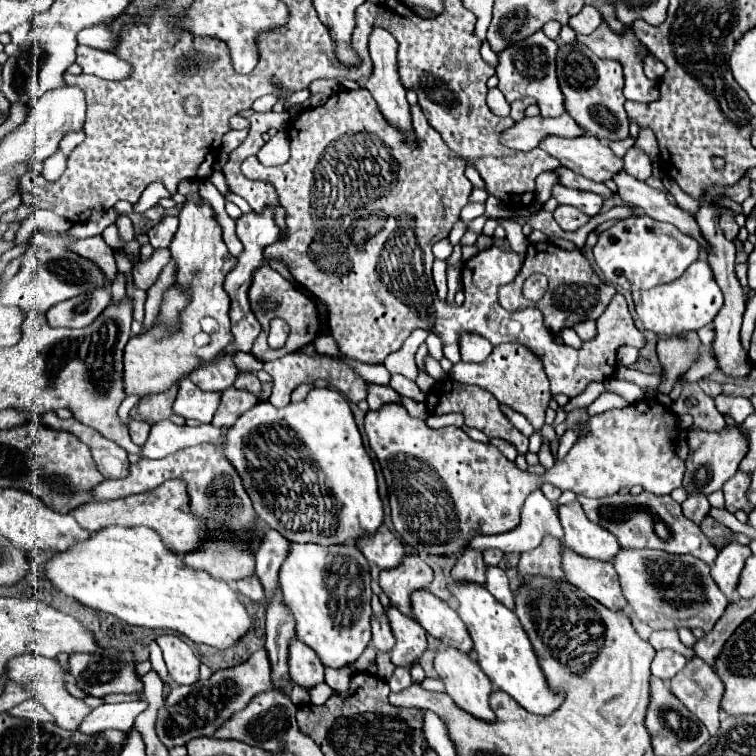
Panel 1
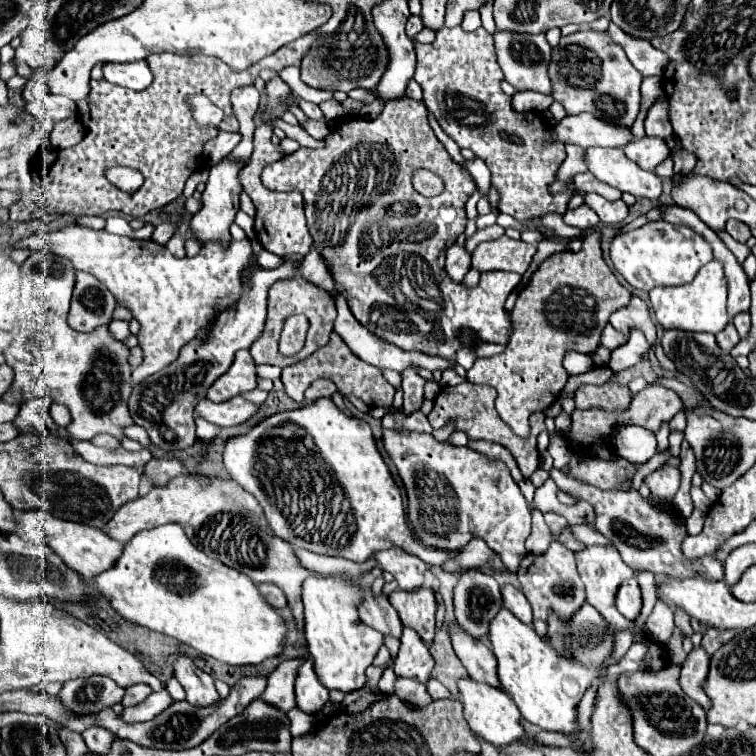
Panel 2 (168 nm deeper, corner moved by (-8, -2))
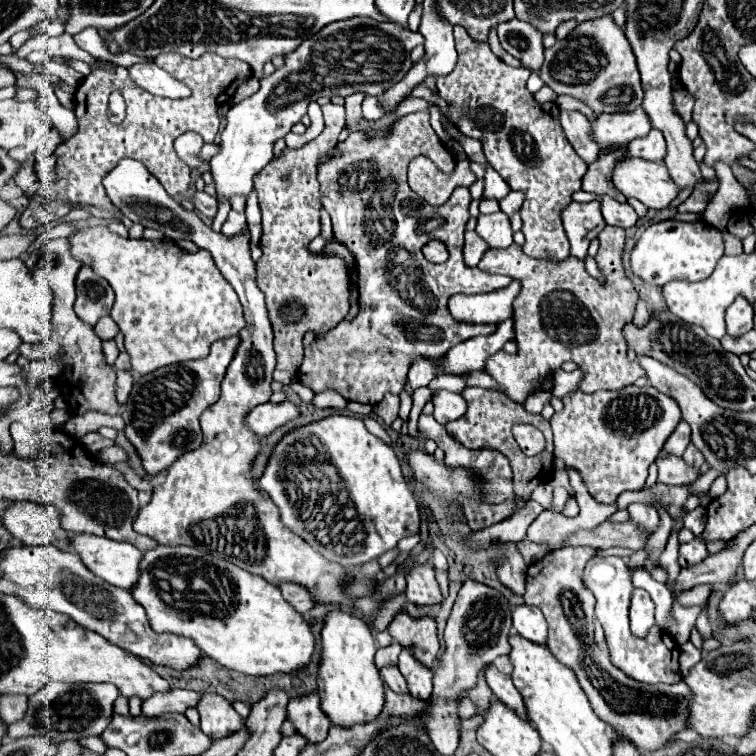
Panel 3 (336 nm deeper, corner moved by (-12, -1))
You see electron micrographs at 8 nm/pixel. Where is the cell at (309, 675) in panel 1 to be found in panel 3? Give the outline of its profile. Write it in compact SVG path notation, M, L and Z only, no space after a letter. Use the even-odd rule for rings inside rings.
M316 692L290 700L286 706L286 720L292 722L296 734L304 736L308 740L308 744L322 742L330 728L328 716L324 716L324 712L320 712L320 702L318 702Z

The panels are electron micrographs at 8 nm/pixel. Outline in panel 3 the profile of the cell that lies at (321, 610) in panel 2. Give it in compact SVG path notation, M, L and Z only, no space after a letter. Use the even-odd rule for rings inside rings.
M334 610L322 628L322 662L318 672L320 710L328 720L342 728L372 722L384 708L384 682L374 664L376 638L372 630L346 612Z

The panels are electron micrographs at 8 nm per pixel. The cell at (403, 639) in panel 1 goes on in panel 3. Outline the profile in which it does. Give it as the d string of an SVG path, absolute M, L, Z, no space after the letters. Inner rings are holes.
M402 650L398 668L408 684L408 694L418 700L426 700L432 694L432 670L424 668L418 660L412 660L408 650Z

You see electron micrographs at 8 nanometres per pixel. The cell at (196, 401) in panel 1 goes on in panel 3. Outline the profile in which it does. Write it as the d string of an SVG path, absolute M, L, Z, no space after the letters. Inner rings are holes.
M286 400L282 404L260 404L256 406L248 416L246 416L246 424L250 430L254 430L258 436L268 436L274 430L278 430L280 426L288 424L290 420L296 420L300 416L300 410L294 402Z

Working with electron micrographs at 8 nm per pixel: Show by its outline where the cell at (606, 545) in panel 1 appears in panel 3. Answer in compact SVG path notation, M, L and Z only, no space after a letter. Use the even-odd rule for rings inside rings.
M596 556L588 562L584 570L584 582L596 596L596 618L600 620L604 634L606 634L606 644L610 650L610 662L620 668L626 676L632 680L638 680L642 684L676 684L680 682L682 674L678 668L678 654L680 648L674 642L674 638L664 632L662 628L652 628L650 636L644 640L632 636L630 632L630 622L628 622L628 606L630 606L630 596L632 596L632 582L630 582L630 572L624 564L622 558L618 556Z

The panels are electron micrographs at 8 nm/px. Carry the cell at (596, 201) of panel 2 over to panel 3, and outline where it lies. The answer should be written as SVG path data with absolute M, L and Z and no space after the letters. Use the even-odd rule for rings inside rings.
M610 196L602 198L602 214L606 224L618 226L618 228L632 228L638 222L638 214L630 204L620 204Z

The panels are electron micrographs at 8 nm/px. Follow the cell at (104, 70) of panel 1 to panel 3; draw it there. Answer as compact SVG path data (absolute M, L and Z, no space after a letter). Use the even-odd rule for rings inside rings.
M134 64L130 70L130 78L144 90L156 94L156 96L166 96L166 98L188 98L190 88L170 76L166 70L158 68L156 64Z

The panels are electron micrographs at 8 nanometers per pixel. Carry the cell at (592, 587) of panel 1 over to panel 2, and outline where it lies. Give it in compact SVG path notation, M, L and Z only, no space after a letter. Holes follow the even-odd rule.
M636 579L624 581L624 583L618 587L618 593L616 593L616 609L618 609L626 619L634 621L636 615L640 613L640 607L642 607L642 597L640 597L638 581L636 581Z

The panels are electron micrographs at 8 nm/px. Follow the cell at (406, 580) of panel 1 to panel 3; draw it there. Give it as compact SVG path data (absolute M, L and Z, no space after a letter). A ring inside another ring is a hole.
M398 612L388 626L388 632L398 644L410 648L420 664L424 664L426 668L434 666L440 642L436 636L436 622L432 618L410 618L408 614Z

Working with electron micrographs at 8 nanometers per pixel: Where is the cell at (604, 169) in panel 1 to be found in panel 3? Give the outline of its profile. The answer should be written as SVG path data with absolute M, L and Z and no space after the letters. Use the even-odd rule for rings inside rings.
M634 156L616 164L612 180L626 198L636 198L652 210L666 208L680 192L664 162L648 162Z

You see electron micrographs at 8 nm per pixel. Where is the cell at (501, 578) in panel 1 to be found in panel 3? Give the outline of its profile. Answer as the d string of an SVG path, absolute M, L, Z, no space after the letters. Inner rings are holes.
M526 604L516 606L512 612L512 620L514 620L514 630L534 642L534 644L546 644L548 638L548 626L544 620L544 614L536 608L528 608Z

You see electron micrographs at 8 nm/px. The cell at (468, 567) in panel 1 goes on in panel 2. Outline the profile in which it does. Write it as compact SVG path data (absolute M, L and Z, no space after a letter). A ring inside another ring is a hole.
M468 569L460 575L454 589L454 613L456 621L472 637L480 639L488 633L488 621L492 621L500 607L500 585L492 575L482 573L480 569Z

